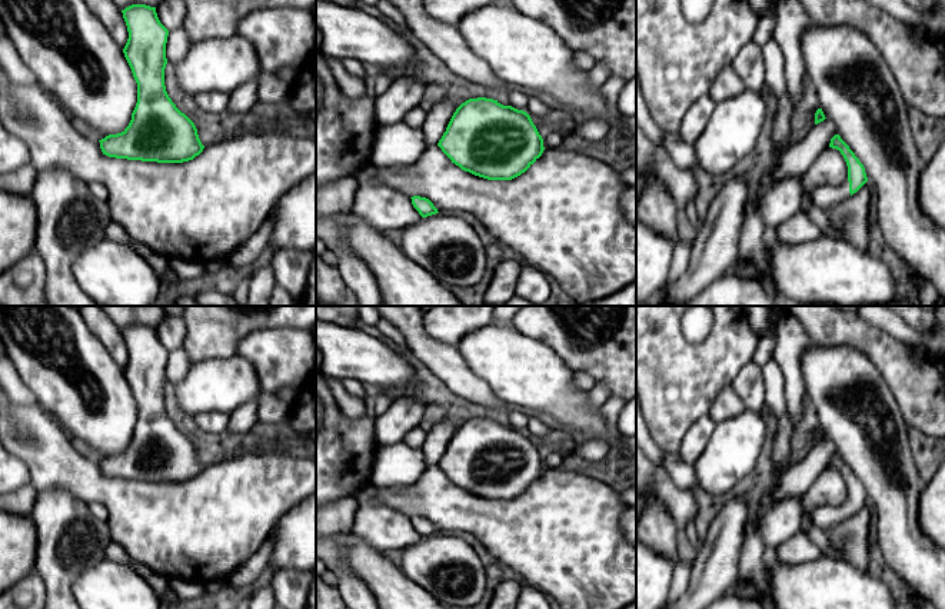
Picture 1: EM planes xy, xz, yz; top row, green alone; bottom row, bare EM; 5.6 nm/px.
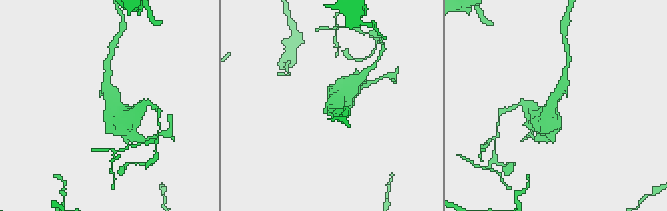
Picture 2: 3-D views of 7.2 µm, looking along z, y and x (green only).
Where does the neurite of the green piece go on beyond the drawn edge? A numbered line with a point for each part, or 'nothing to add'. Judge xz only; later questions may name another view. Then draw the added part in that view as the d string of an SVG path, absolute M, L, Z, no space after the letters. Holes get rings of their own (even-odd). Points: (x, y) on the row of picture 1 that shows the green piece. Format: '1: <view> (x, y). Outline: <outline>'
nothing to add

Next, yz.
1: yz (827, 197). Outline: M848 179L838 187L821 189L818 193L818 204L826 210L835 203L845 200L851 196Z

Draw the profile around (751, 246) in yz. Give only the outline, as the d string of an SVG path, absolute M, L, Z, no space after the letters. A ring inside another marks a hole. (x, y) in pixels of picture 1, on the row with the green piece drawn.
M779 157L772 159L771 166L763 172L761 177L755 199L746 204L746 219L745 219L743 229L741 233L741 240L739 240L739 257L753 262L762 273L761 283L763 286L763 290L769 296L776 299L781 303L781 306L789 306L781 300L771 280L768 252L763 244L765 224L758 212L758 203L766 196L766 193L773 186L772 172L775 169L778 159Z

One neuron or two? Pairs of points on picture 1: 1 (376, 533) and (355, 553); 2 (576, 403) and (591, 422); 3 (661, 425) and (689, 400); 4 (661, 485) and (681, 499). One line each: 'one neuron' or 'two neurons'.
1: two neurons
2: one neuron
3: one neuron
4: one neuron

